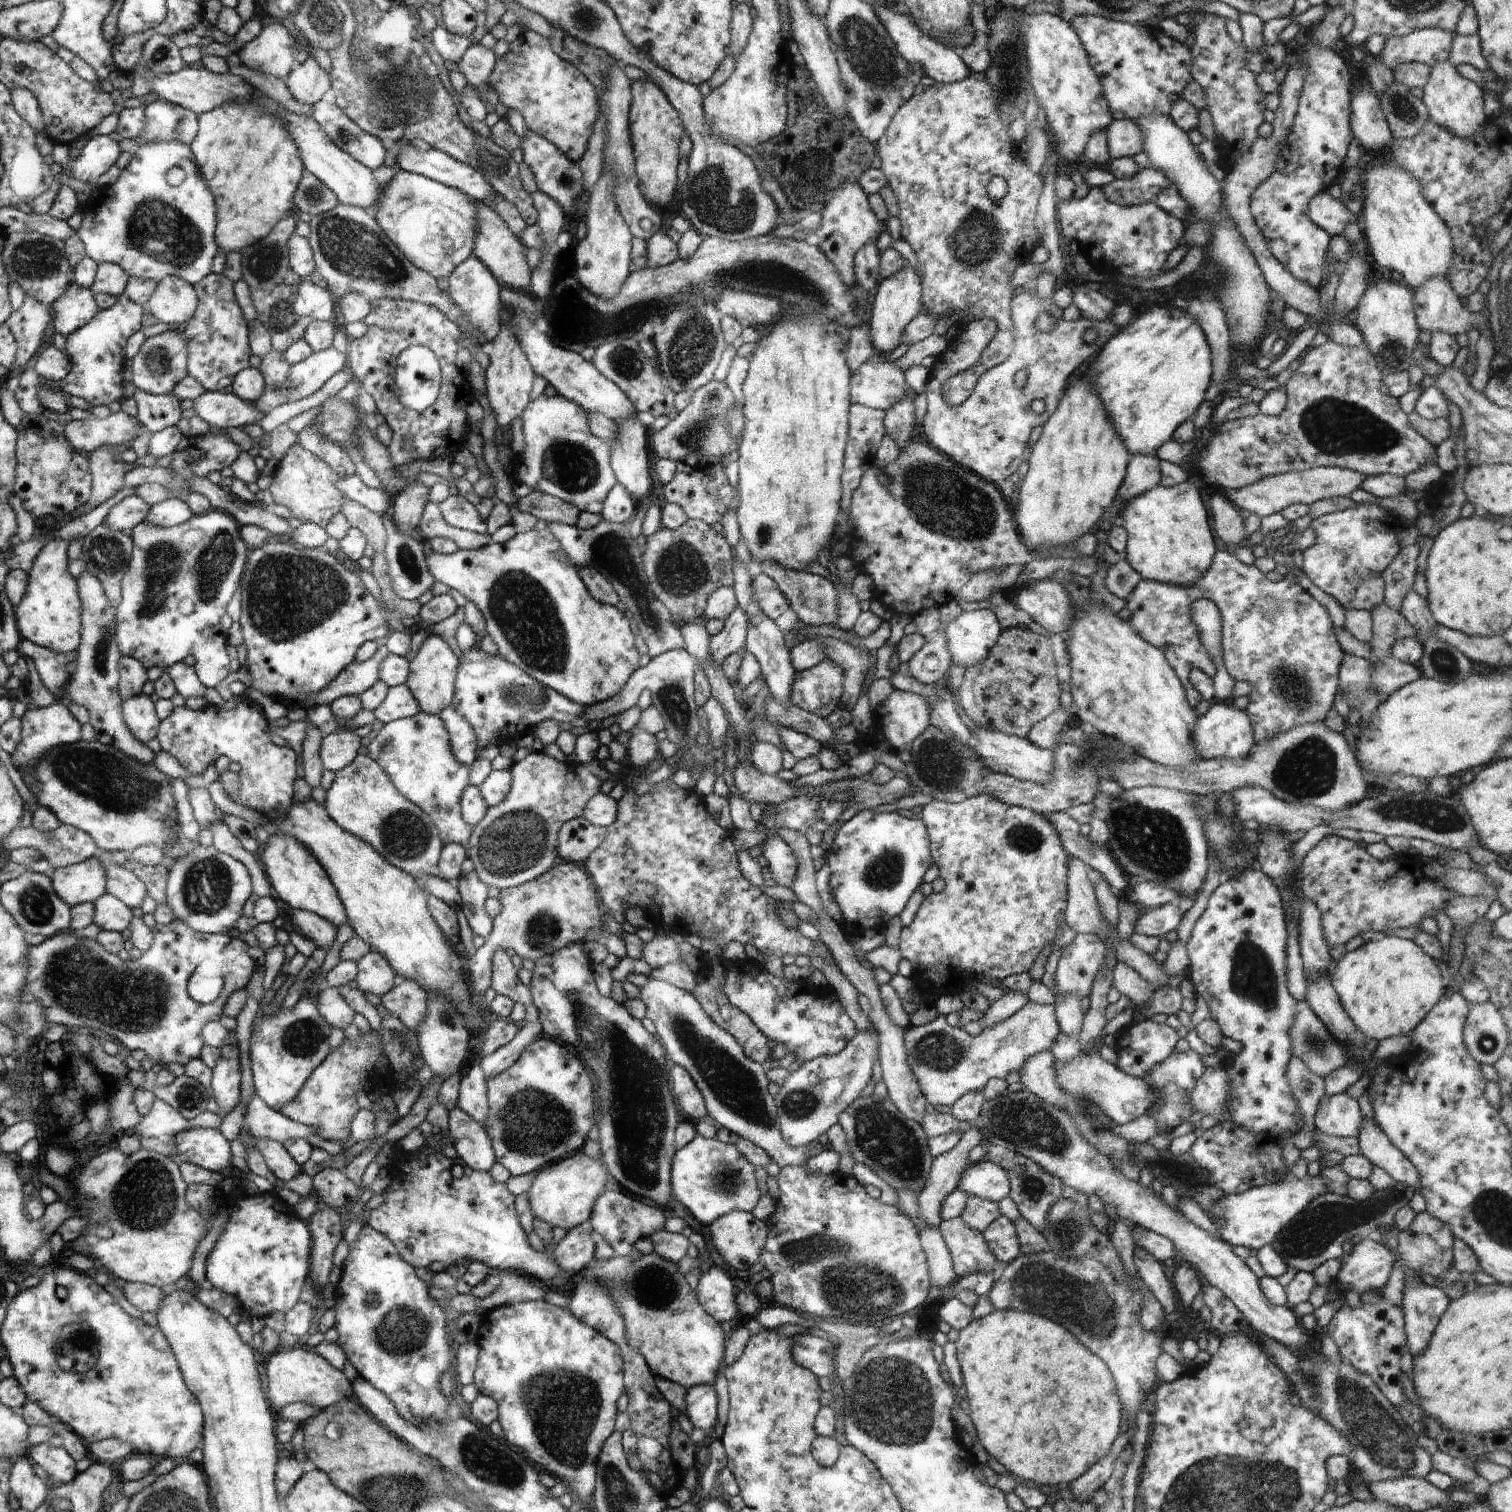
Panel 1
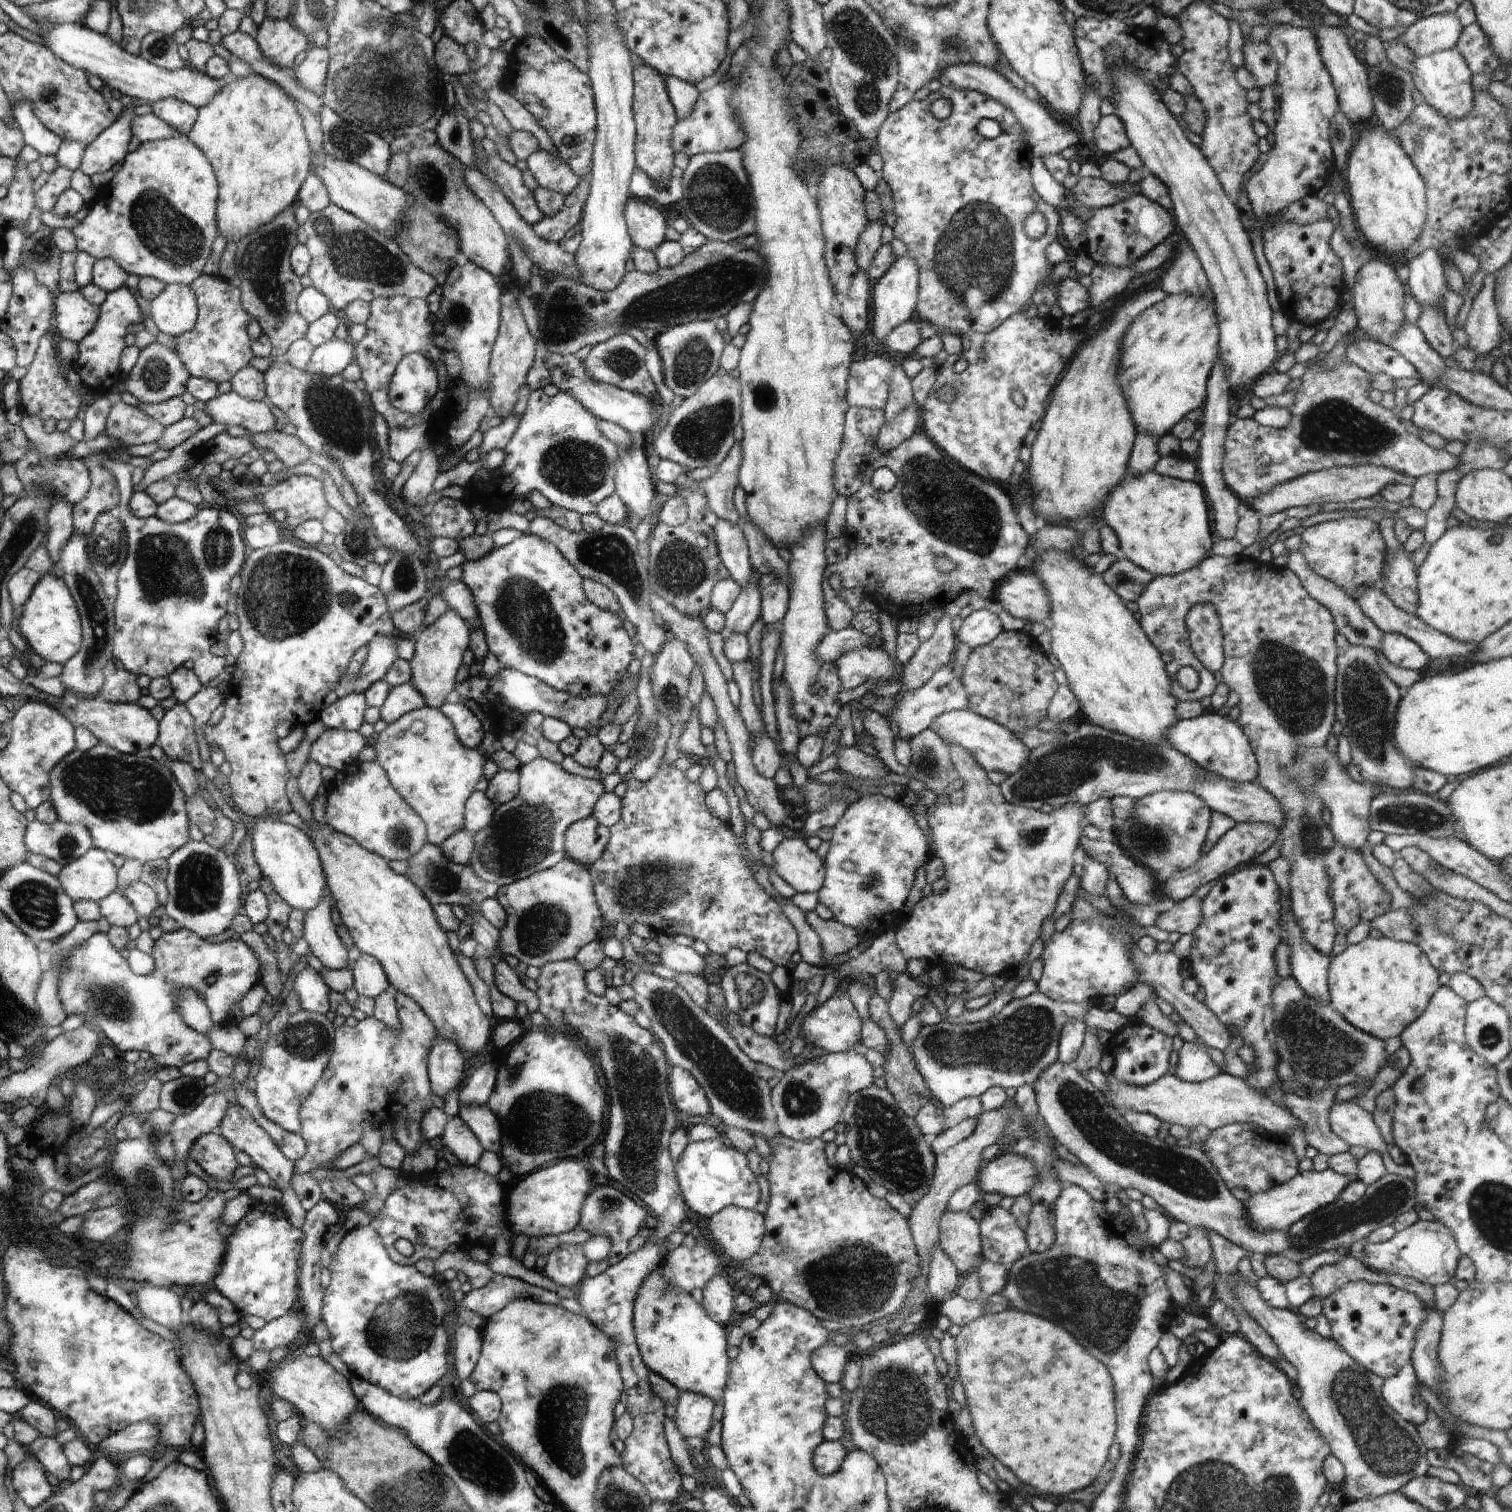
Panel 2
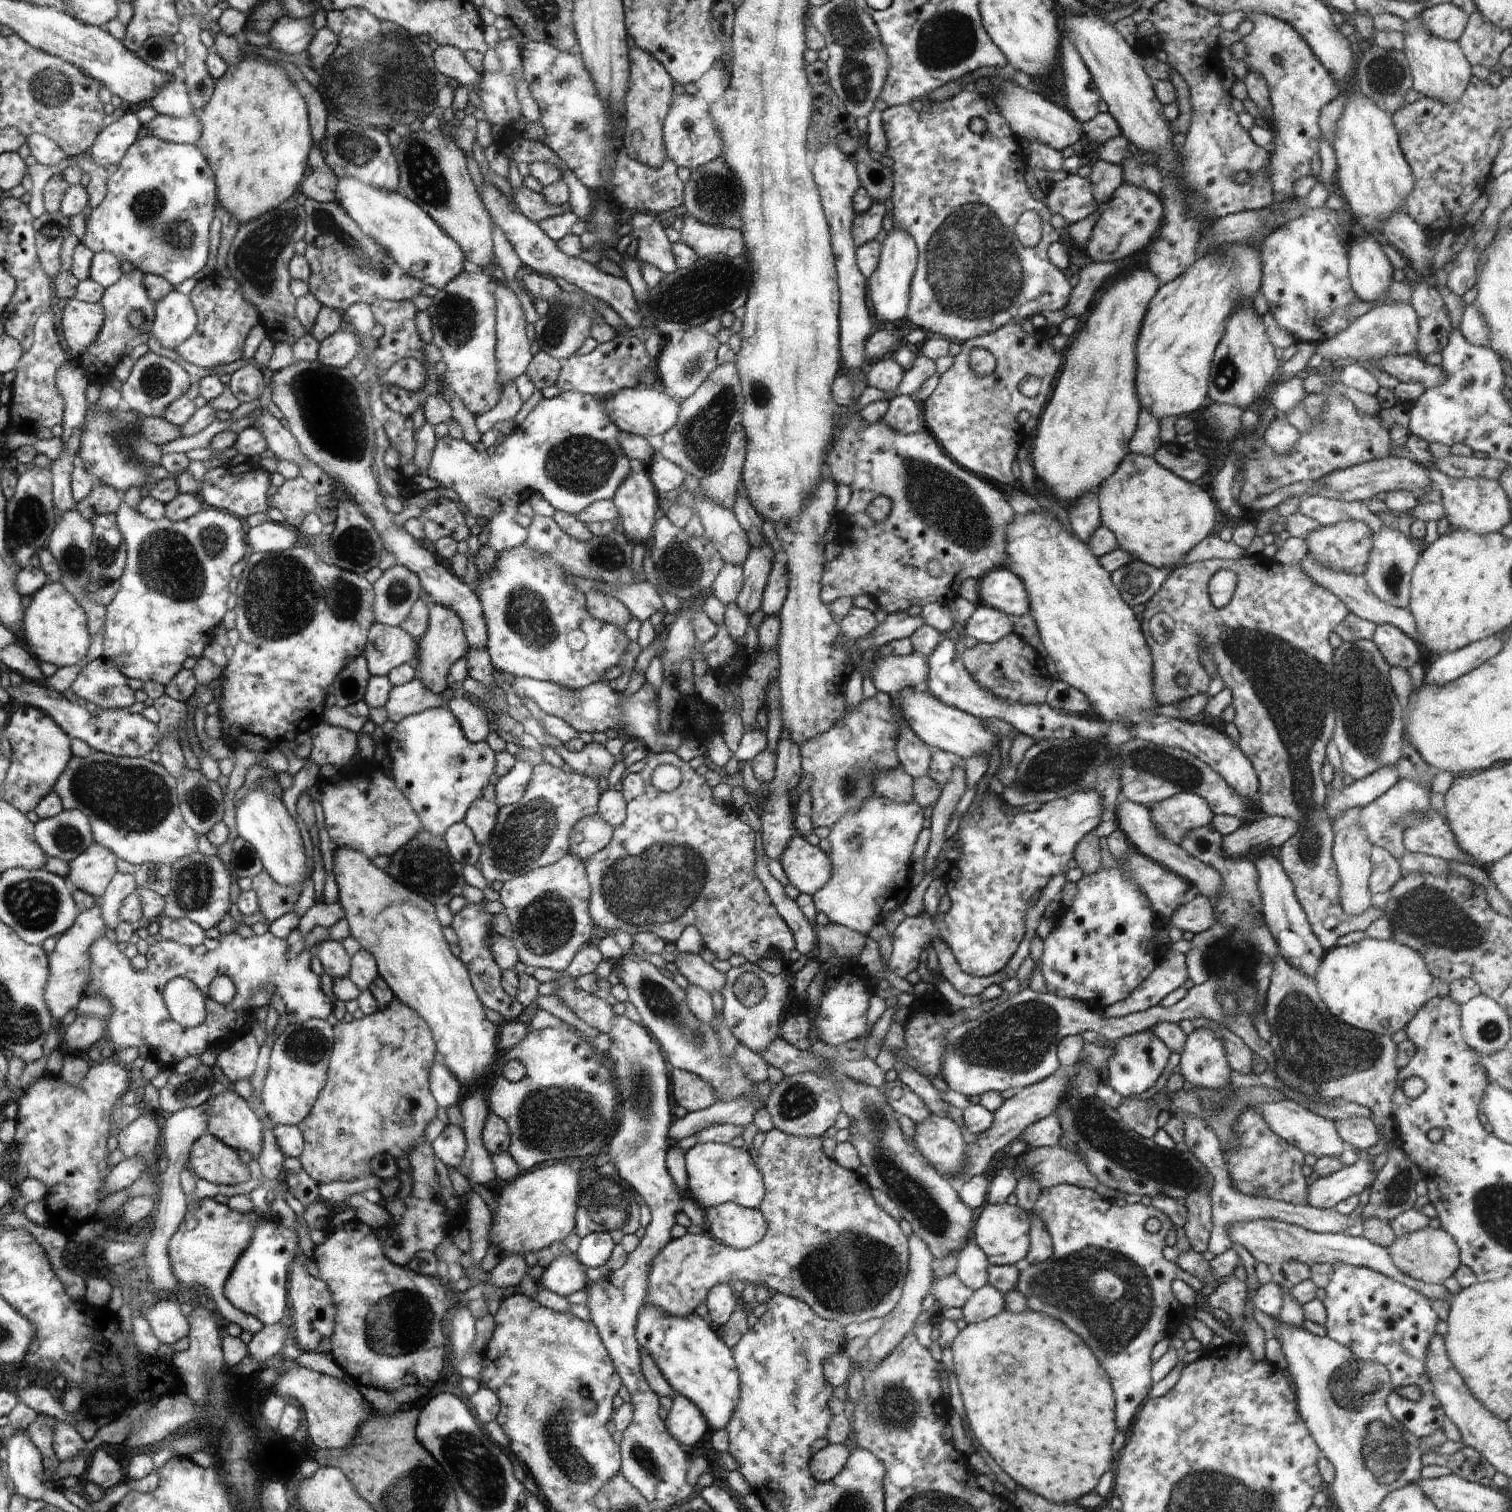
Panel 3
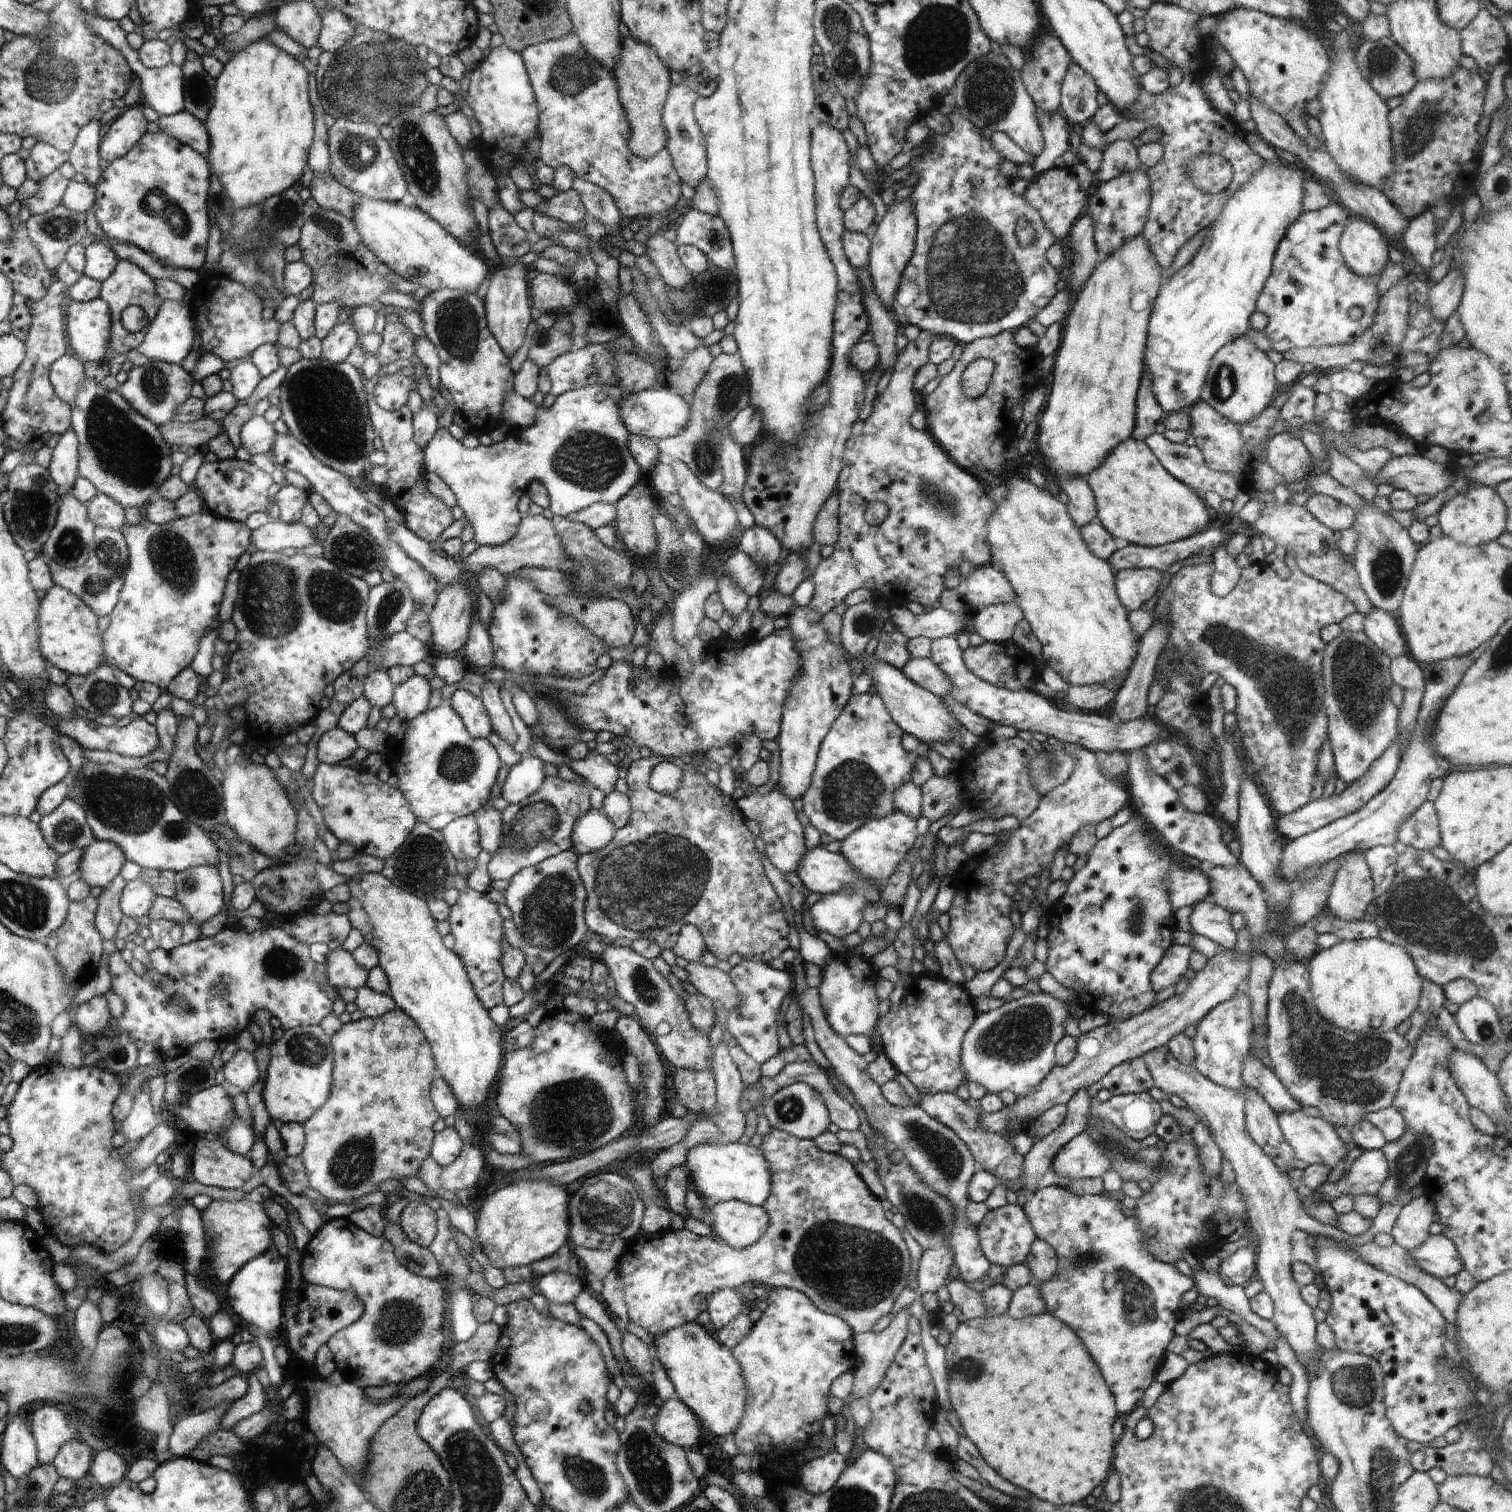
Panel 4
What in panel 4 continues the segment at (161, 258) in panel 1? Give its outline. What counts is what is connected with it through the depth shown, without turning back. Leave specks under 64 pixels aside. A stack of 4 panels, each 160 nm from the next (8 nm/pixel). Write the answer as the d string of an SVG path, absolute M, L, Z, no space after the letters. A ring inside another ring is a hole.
M162 132L148 133L120 159L102 171L95 188L93 211L105 236L149 252L175 269L200 271L208 242L208 207L212 172L209 162L196 149Z

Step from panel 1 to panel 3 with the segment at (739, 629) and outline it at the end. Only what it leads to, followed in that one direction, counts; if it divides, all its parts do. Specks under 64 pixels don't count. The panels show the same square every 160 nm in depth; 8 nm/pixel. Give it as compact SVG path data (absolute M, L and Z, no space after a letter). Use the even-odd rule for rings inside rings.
M766 541L758 548L751 547L741 566L744 580L735 603L745 615L750 616L761 607L767 578L775 562L774 555L774 550Z

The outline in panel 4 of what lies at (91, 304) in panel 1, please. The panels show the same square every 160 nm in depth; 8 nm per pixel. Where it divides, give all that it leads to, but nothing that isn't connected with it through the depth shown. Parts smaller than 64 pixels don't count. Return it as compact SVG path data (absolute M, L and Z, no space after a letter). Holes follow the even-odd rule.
M100 297L91 301L72 301L67 312L67 333L71 340L76 356L80 362L88 360L102 361L104 350L108 352L112 328L112 316L110 305Z

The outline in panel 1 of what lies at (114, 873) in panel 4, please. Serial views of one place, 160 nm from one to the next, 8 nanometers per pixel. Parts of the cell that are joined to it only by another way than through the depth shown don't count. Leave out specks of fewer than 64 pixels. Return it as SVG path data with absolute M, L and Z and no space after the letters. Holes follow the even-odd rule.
M96 857L67 866L51 869L53 888L71 907L93 903L106 894L106 870L98 864Z

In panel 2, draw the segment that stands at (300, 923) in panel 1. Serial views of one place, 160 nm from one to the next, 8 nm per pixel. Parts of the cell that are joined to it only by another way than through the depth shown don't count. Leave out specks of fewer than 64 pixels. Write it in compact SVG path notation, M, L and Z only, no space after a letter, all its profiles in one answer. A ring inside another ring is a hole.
M326 896L323 901L306 913L303 922L303 937L309 950L329 969L346 969L348 949L338 936L336 926L330 917L331 898Z

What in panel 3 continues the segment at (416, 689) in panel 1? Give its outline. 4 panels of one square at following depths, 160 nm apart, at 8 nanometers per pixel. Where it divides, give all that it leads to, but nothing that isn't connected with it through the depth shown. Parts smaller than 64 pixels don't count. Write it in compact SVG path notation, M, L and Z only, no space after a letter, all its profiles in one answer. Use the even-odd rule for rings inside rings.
M435 605L429 609L428 628L425 635L420 639L419 655L415 668L416 679L420 679L428 690L440 695L446 690L446 676L450 667L466 654L468 644L464 638L463 622L451 608L444 605Z

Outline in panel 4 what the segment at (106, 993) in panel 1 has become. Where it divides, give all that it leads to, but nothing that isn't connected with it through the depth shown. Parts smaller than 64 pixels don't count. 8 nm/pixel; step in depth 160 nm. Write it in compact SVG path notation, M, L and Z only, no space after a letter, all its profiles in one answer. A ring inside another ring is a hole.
M226 926L213 937L198 938L178 945L170 952L159 946L149 952L147 968L126 963L117 950L108 960L111 990L124 998L126 1010L114 1023L132 1040L155 1045L165 1059L187 1054L193 1044L203 1040L234 1041L248 1025L253 1024L252 1016L256 1016L260 1008L266 1008L271 1016L276 1016L284 1030L319 1025L325 1016L336 1012L336 1000L324 992L320 964L312 960L310 946L312 944L298 940L281 926L269 926L251 934L238 926ZM172 995L181 996L183 1004L180 1007L171 1003Z

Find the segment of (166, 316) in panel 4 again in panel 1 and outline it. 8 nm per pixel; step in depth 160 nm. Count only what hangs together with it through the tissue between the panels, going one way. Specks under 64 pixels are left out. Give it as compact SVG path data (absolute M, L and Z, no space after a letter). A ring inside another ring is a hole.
M167 277L157 282L146 306L159 322L176 329L192 320L198 306L198 291L183 278Z

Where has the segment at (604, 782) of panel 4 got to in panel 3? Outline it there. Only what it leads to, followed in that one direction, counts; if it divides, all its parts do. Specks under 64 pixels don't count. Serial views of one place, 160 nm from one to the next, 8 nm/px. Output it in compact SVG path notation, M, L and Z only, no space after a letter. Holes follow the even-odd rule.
M546 732L545 739L560 753L564 762L570 764L574 773L598 780L602 776L607 778L610 769L616 764L615 756L610 754L605 745L596 741L586 743L578 752L570 752L559 740Z

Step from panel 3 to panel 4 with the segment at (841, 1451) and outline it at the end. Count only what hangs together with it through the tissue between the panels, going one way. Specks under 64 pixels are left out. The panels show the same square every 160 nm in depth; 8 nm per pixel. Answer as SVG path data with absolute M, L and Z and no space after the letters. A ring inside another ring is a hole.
M837 1450L804 1462L800 1468L800 1484L812 1495L830 1490L846 1468L846 1458Z

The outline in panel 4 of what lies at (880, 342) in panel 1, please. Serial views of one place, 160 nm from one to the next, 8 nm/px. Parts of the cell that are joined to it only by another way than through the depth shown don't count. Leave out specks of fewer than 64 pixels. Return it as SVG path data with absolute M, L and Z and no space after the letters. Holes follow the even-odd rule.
M907 199L888 206L887 213L876 228L876 233L872 236L868 272L875 293L888 309L893 305L901 276L914 254L916 233L916 217L910 201Z

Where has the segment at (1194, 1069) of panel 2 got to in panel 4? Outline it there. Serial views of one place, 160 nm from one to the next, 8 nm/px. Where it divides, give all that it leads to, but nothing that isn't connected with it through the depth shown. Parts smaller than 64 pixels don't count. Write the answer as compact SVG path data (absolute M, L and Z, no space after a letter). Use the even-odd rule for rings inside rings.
M1246 991L1234 995L1230 1000L1217 1004L1197 1024L1196 1033L1191 1038L1194 1047L1192 1066L1217 1085L1233 1091L1242 1089L1244 1084L1241 1075L1243 1058L1252 1050L1254 1030L1251 1019L1251 1004Z

